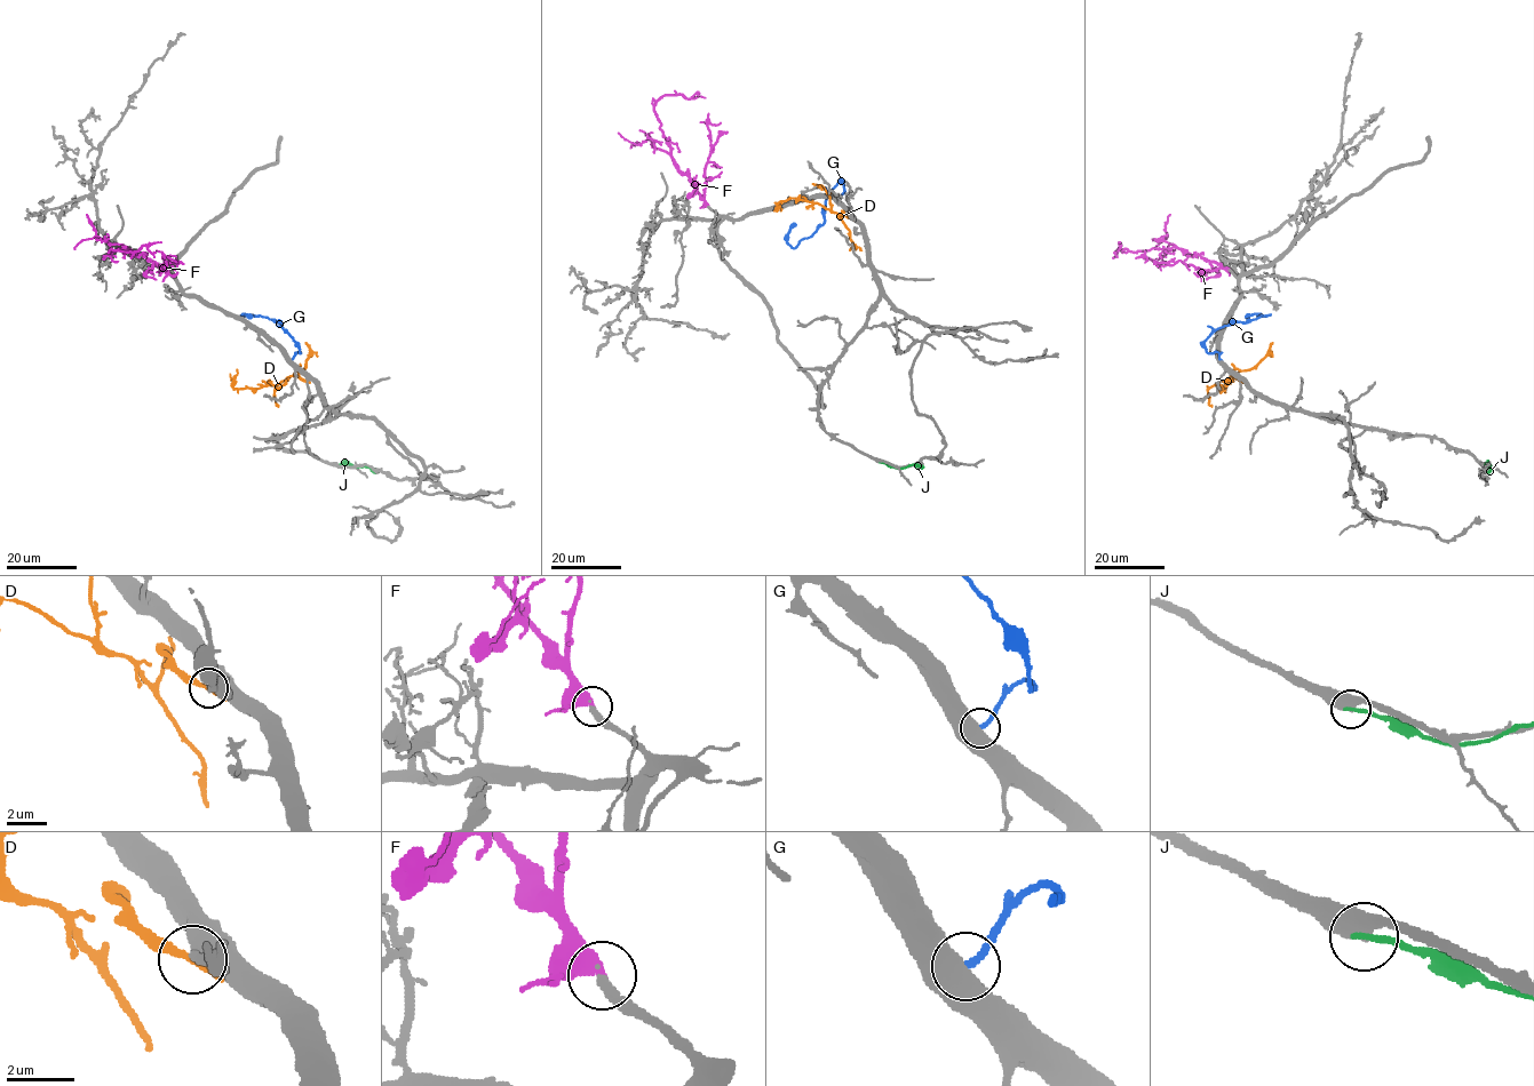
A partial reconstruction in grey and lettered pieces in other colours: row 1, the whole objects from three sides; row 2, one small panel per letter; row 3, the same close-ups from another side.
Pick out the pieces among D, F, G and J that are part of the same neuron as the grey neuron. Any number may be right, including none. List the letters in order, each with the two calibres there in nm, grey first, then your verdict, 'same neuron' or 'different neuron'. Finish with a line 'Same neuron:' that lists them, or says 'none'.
D: 360/320 nm | different neuron
F: 280/500 nm | same neuron
G: 550/240 nm | different neuron
J: 500/200 nm | different neuron
Same neuron: F

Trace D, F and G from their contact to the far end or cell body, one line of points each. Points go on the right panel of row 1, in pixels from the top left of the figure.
D: (1241, 381), (1234, 376), (1236, 369), (1239, 372), (1221, 388), (1226, 388), (1233, 369)
F: (1229, 269), (1177, 248), (1117, 252), (1120, 242)
G: (1221, 360), (1218, 352), (1207, 351), (1203, 342), (1214, 332), (1271, 314), (1245, 317)

